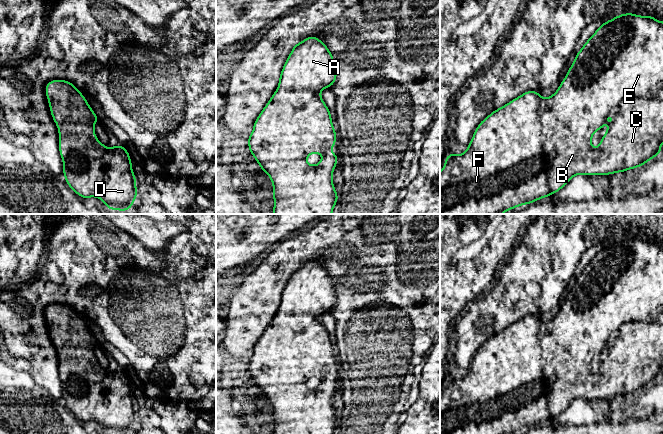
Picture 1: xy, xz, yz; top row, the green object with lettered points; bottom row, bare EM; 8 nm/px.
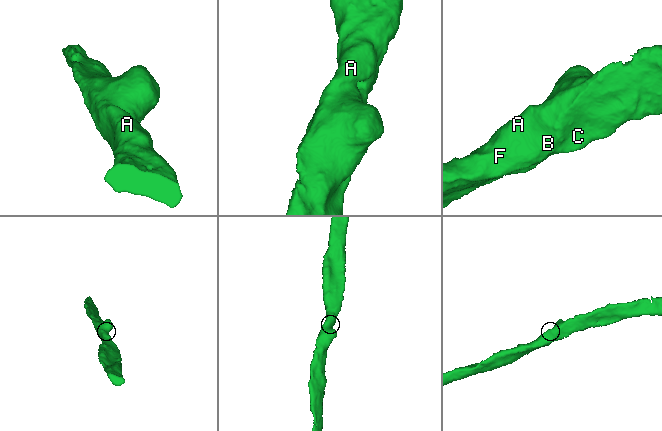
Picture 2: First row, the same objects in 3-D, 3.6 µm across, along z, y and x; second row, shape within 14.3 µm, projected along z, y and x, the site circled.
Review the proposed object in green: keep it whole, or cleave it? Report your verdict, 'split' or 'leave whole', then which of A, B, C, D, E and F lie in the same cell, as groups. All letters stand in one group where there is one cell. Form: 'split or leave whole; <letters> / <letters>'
leave whole; A B C D E F

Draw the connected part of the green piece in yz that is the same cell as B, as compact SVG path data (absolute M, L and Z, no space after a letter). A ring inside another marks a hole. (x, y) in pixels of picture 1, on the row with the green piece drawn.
M633 13L617 15L604 22L587 40L569 68L557 91L548 98L542 98L540 92L529 90L506 105L494 110L477 126L467 150L457 155L451 152L445 158L443 170L440 172L440 214L502 214L513 208L531 204L539 199L557 193L568 184L575 175L610 175L639 168L652 158L661 154L663 143L663 22L653 16L640 16ZM616 108L612 122L606 134L601 138L597 148L593 148L593 134L606 123L608 115Z

